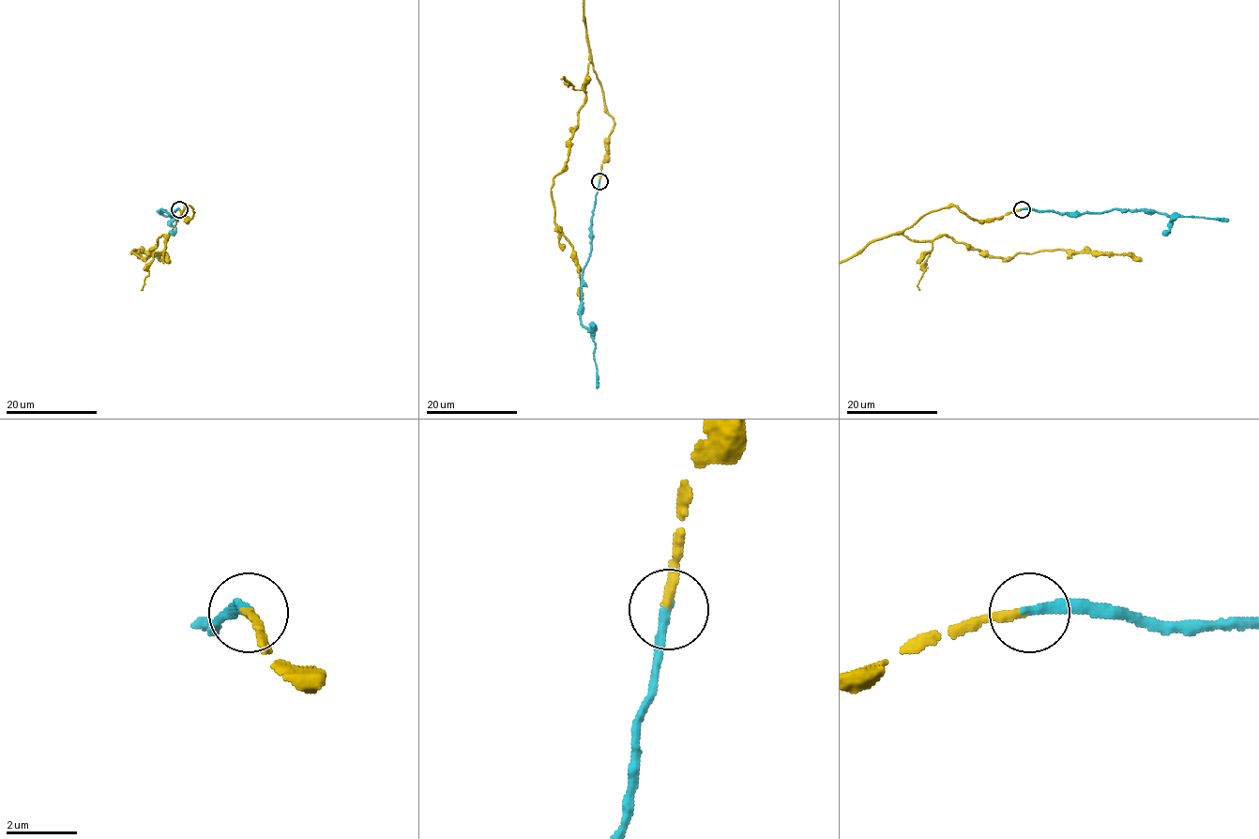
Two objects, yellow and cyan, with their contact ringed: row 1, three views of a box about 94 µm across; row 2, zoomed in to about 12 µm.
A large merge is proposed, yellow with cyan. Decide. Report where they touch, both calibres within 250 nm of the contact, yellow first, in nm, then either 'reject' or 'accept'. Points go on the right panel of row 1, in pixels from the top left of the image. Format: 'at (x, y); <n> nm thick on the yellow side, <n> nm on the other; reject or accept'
at (1022, 209); 240 nm thick on the yellow side, 280 nm on the other; accept

